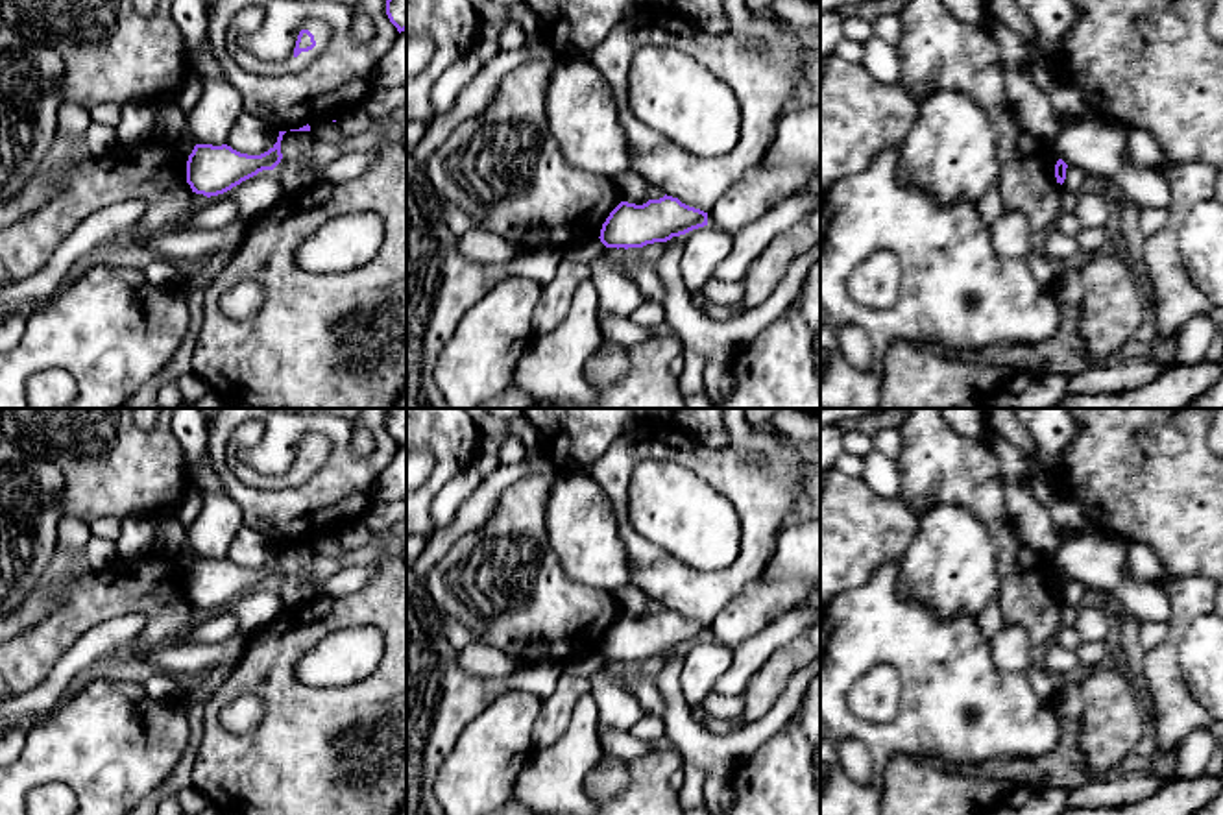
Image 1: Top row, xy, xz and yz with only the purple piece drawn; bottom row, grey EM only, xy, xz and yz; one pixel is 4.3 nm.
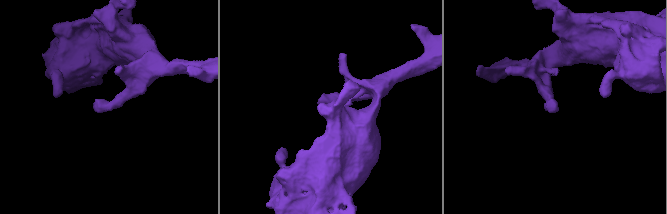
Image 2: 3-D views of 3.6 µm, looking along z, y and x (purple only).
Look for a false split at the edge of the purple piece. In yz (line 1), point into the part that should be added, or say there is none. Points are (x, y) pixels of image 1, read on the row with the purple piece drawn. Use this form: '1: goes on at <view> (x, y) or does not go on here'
1: does not go on here

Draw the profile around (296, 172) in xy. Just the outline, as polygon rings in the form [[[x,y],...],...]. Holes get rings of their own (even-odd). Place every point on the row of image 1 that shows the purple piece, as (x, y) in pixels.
[[[286,131],[281,140],[281,163],[273,168],[285,194],[307,189],[316,183],[312,131]]]

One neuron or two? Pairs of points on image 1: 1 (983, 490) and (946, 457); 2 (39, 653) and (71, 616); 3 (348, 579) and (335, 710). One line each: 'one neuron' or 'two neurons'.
1: one neuron
2: one neuron
3: two neurons

